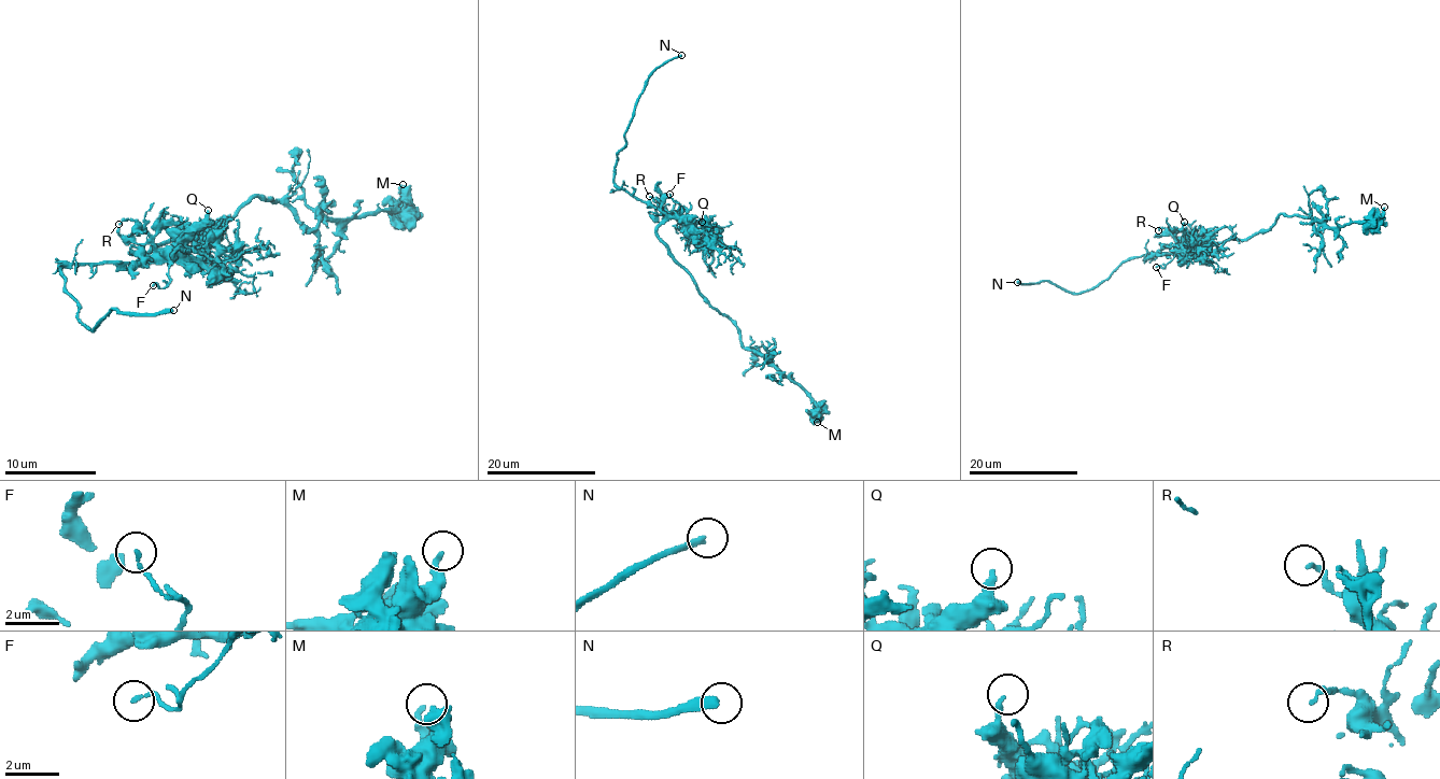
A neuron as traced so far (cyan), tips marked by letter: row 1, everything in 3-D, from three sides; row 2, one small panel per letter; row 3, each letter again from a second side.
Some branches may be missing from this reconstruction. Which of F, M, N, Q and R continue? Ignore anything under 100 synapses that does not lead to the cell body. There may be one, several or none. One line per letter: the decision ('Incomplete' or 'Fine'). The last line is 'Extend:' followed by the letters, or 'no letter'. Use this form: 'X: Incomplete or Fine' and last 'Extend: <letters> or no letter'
F: Fine
M: Fine
N: Incomplete
Q: Fine
R: Fine
Extend: N

